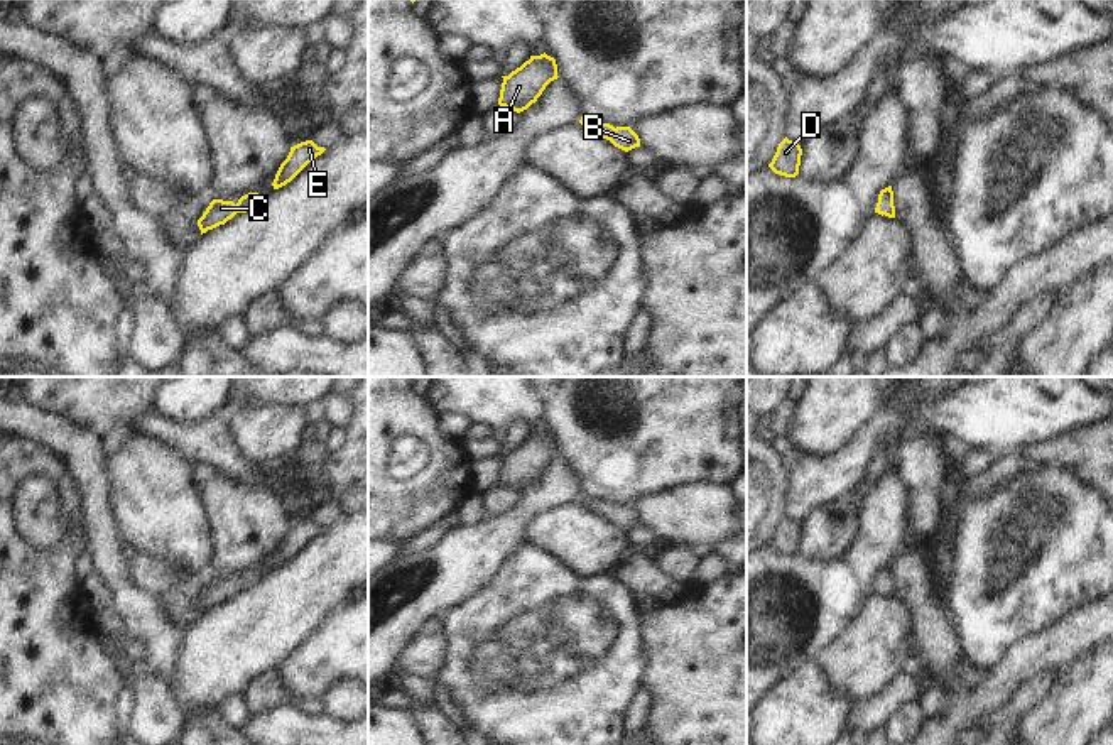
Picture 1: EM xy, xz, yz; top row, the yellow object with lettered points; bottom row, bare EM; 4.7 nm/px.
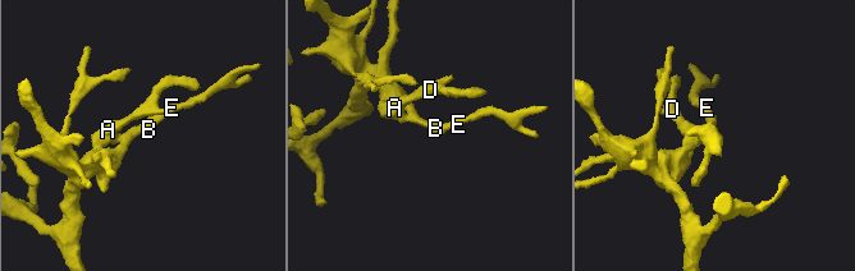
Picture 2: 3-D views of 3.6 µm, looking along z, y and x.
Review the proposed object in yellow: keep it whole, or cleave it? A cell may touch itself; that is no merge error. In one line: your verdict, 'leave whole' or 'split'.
leave whole

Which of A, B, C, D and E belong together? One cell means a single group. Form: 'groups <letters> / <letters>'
groups A B C D E

